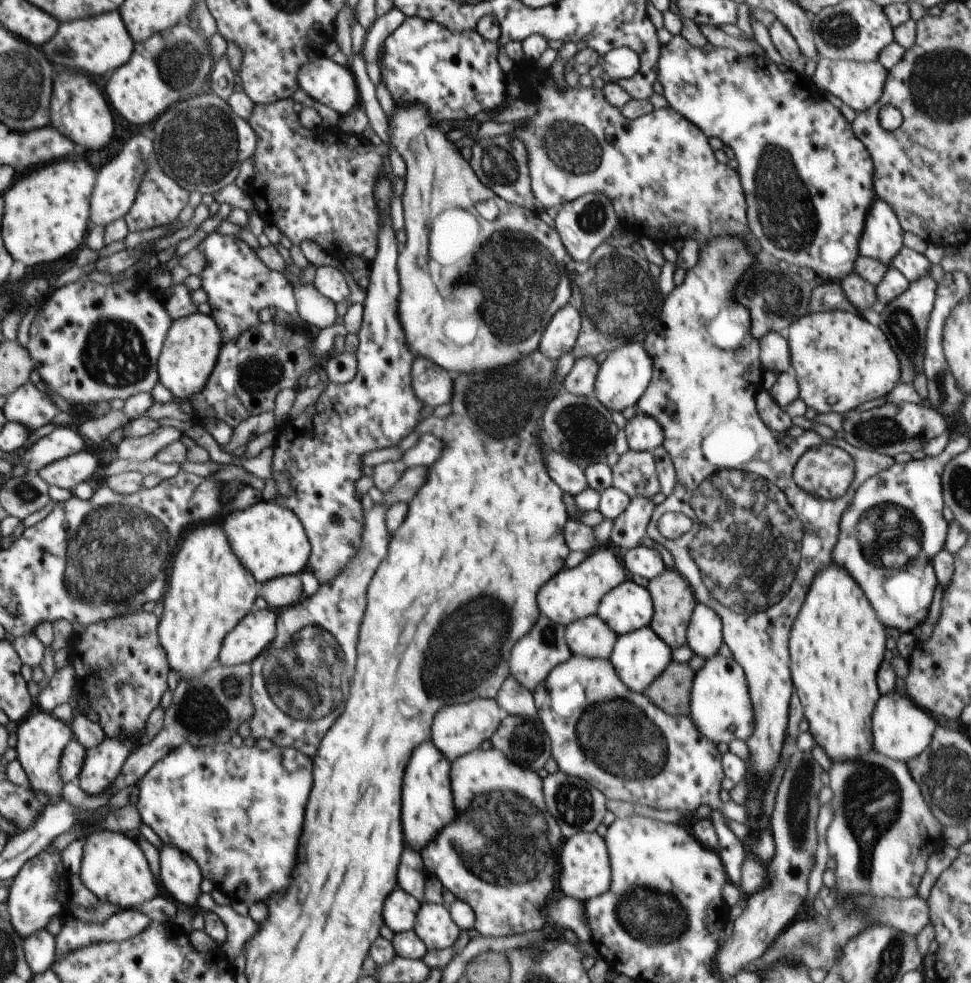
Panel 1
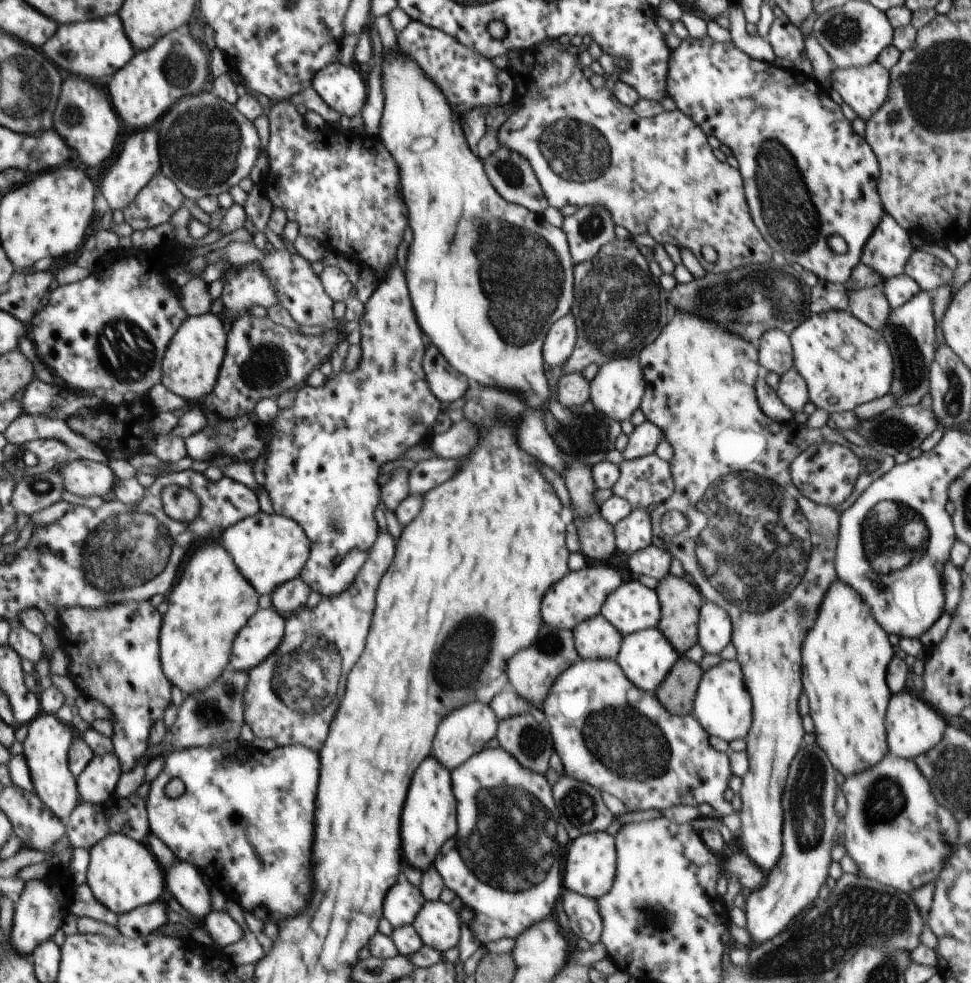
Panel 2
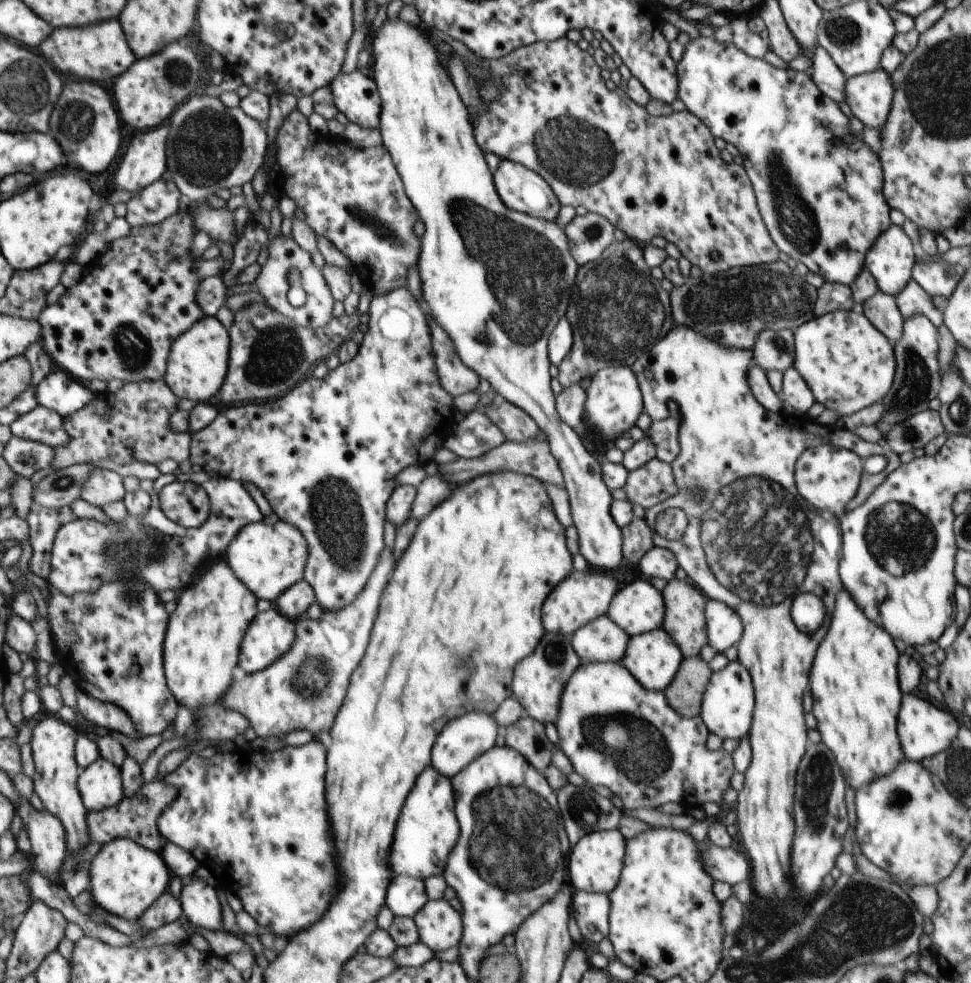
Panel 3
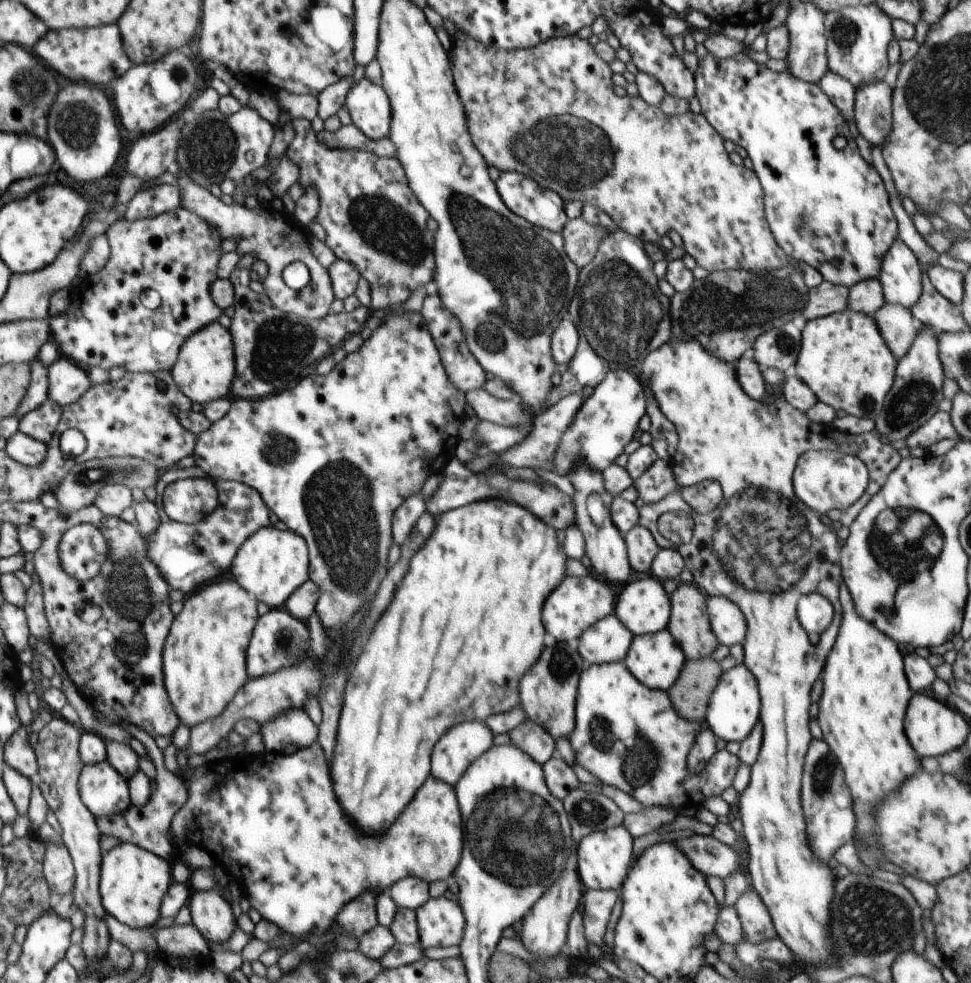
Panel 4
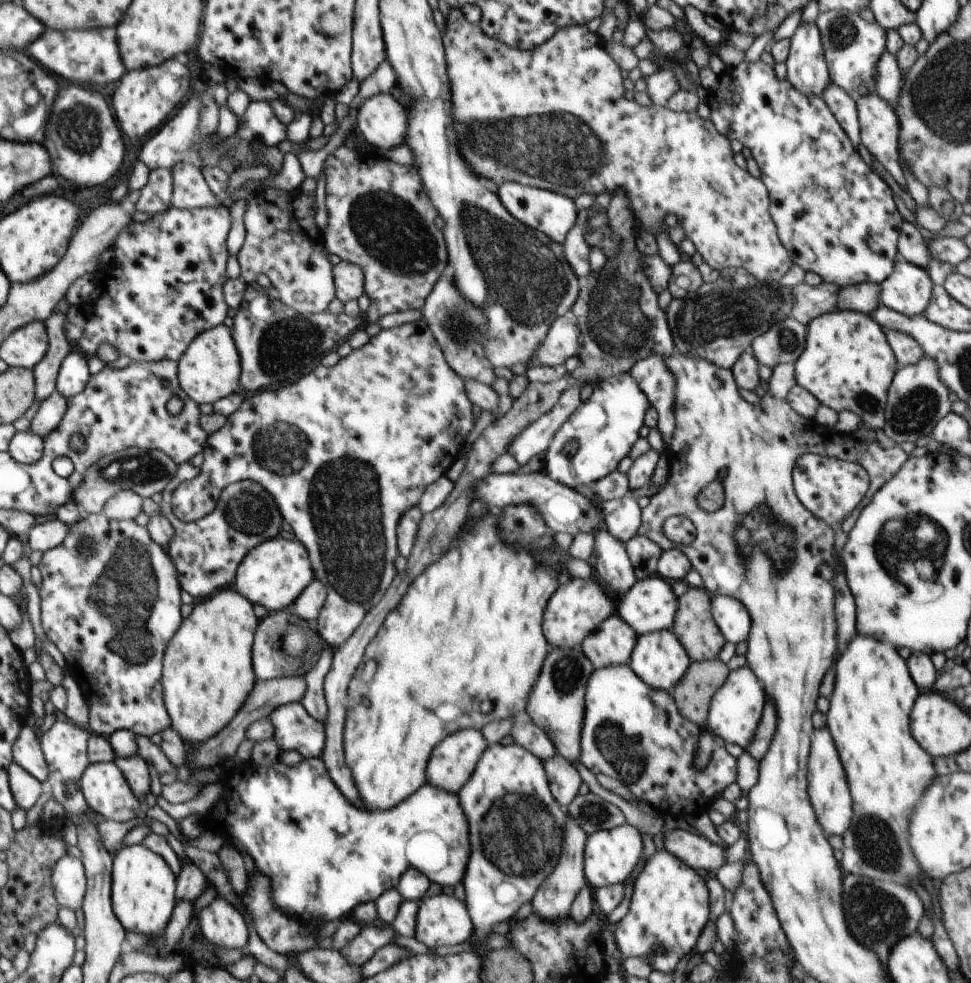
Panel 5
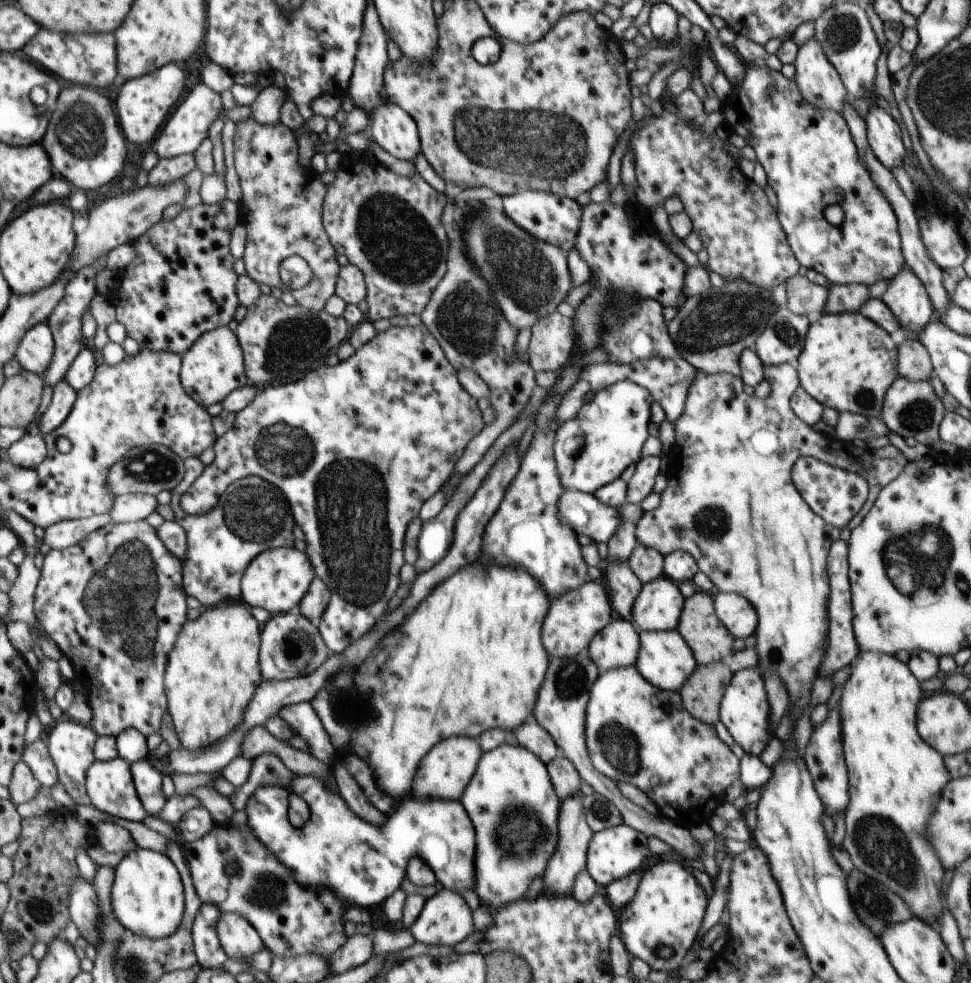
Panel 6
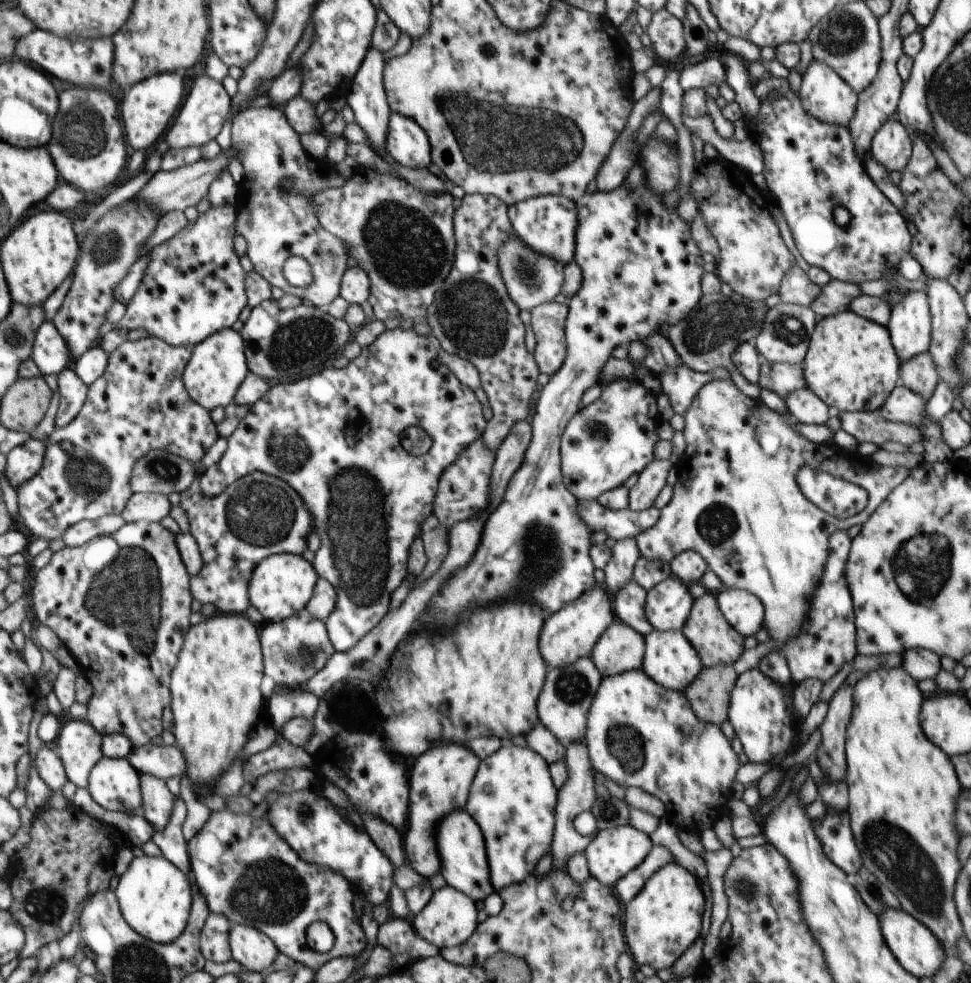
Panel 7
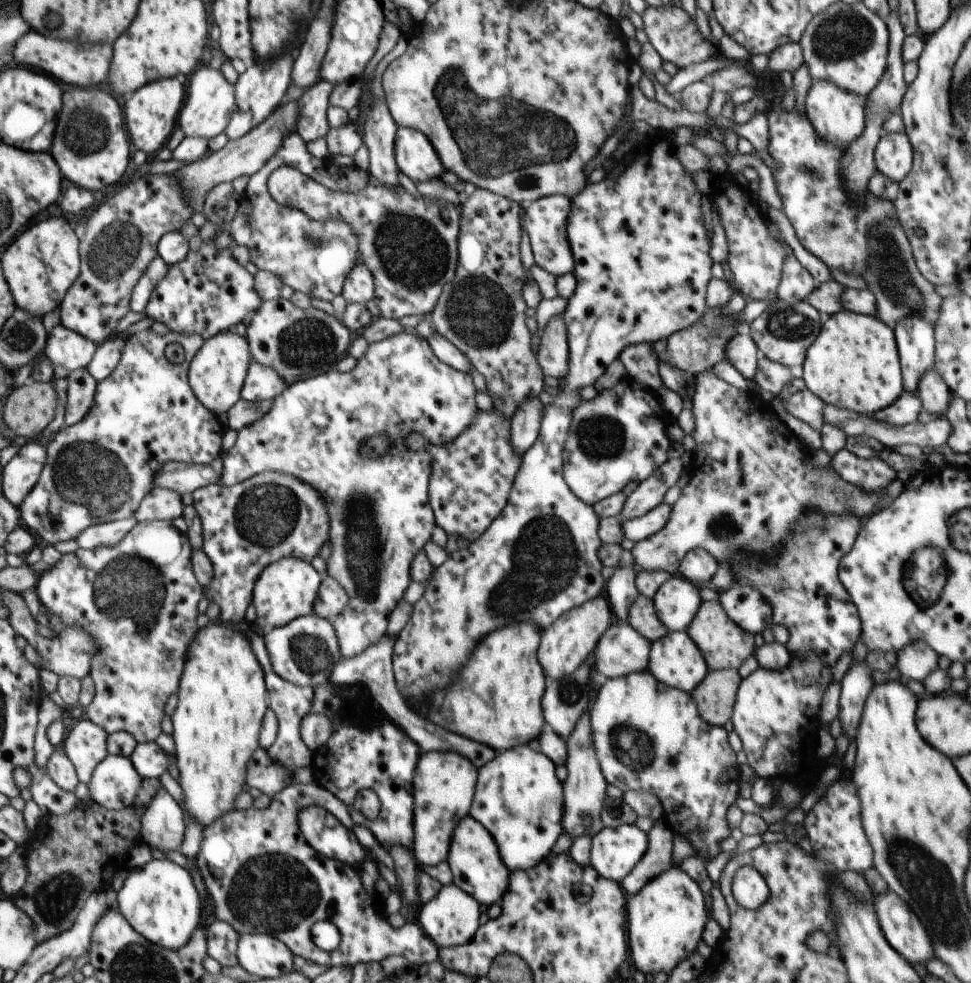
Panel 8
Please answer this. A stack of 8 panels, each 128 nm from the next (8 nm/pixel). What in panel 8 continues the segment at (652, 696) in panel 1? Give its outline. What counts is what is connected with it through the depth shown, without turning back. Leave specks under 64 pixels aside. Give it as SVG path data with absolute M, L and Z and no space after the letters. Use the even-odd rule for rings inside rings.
M739 669L709 670L691 694L700 716L723 727L731 719L741 682Z

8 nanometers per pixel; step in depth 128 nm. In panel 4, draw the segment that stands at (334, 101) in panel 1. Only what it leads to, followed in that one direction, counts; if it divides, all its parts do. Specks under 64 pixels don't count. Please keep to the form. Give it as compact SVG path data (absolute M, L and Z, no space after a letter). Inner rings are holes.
M364 78L353 83L345 98L352 122L374 140L389 138L392 120L389 94Z

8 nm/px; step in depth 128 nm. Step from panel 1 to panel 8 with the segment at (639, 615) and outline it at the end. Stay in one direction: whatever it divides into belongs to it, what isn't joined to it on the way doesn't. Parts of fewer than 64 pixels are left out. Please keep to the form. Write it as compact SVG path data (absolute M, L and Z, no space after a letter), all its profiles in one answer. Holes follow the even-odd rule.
M680 574L671 577L653 598L658 618L669 631L686 631L694 620L702 598L700 587Z

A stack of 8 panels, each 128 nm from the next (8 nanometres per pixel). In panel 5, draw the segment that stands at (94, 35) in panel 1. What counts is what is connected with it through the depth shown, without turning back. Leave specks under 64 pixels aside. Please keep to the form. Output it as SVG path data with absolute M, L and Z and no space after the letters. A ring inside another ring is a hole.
M115 28L78 29L58 31L45 29L45 31L26 48L32 58L41 62L50 72L71 80L78 84L96 84L106 86L124 77L126 70L120 51L116 44Z

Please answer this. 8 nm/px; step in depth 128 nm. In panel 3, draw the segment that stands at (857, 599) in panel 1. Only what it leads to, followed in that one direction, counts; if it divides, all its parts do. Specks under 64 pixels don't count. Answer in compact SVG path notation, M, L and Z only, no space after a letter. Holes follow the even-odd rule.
M843 588L838 592L834 612L828 617L828 636L818 648L810 670L810 686L814 694L814 716L818 720L821 741L834 753L848 786L856 791L872 781L890 774L906 760L897 733L897 716L901 707L902 689L898 678L900 653L893 638L881 626L872 622Z

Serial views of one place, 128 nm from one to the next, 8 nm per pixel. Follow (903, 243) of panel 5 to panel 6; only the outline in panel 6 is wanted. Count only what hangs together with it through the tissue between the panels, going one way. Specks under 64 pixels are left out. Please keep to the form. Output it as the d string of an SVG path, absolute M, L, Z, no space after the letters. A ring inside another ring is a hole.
M848 102L843 108L843 112L840 114L848 123L851 135L854 139L854 144L858 149L859 157L864 163L864 166L868 169L872 182L874 182L874 184L882 191L882 194L885 196L887 201L890 203L890 206L893 208L893 211L896 213L899 233L901 234L901 249L905 264L924 285L928 296L933 302L934 314L937 316L938 320L940 320L943 317L943 313L947 310L949 304L951 303L951 296L948 295L948 292L942 285L941 268L934 264L934 261L930 258L930 255L927 253L926 247L922 242L919 220L915 214L916 205L915 203L908 201L908 198L906 198L904 192L900 189L896 178L892 175L892 171L889 168L886 168L873 153L867 139L867 126L864 118L862 118L857 113L857 110L852 107L851 104L848 104Z

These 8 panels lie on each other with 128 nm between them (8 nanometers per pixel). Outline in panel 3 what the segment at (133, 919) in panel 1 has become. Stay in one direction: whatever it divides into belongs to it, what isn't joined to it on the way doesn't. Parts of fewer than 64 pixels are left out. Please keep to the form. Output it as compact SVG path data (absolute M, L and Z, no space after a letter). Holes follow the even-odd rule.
M168 890L162 893L160 898L150 906L146 914L136 922L150 932L150 930L156 930L160 926L164 926L164 924L178 920L183 912L180 898L174 897Z

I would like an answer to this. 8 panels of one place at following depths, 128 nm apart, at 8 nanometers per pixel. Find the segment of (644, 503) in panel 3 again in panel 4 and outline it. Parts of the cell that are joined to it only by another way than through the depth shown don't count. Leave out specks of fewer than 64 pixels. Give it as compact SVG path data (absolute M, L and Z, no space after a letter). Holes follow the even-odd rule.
M660 458L640 478L633 481L646 505L661 501L667 494L680 491L682 498L698 513L716 513L724 503L723 488L717 480L678 489L670 462Z

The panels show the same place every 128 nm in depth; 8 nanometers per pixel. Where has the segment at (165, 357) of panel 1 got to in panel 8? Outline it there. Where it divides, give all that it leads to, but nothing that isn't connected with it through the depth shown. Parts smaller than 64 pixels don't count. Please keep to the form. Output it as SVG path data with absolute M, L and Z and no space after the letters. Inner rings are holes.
M222 331L206 340L189 366L189 382L206 407L216 414L224 414L242 399L241 390L251 356L249 341L234 331Z

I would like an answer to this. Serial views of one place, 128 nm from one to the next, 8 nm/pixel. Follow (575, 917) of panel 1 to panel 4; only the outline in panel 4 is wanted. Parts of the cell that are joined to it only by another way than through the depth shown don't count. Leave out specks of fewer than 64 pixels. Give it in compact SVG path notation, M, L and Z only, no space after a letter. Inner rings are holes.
M587 889L584 891L582 904L583 923L587 942L594 942L598 946L605 944L605 936L612 908L618 900L618 894L614 889Z

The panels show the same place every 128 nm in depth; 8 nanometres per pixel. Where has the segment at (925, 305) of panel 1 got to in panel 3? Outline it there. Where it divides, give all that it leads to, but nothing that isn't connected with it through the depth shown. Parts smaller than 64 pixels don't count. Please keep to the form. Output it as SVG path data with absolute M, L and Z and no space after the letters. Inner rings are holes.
M916 315L905 319L903 335L895 344L893 351L896 361L896 376L889 393L882 399L884 411L876 426L881 434L887 435L894 425L905 419L930 410L930 402L937 398L941 375L938 367L938 327L925 316Z

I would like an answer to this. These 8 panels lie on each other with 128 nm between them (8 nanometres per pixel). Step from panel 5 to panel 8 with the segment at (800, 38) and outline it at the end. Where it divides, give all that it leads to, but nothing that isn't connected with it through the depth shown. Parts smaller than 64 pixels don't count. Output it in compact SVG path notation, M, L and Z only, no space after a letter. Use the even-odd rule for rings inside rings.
M813 81L805 98L805 112L817 135L844 152L864 132L864 99L843 91L830 81Z

